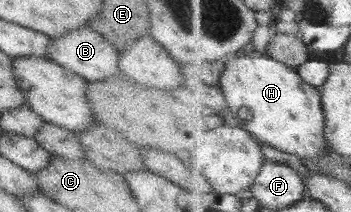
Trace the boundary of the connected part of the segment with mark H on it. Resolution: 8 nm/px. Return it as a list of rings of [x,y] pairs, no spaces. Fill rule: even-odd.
[[[254,50],[249,53],[238,51],[228,58],[225,64],[225,71],[222,71],[217,85],[221,87],[228,101],[232,121],[247,129],[256,139],[280,151],[300,158],[324,157],[324,148],[330,146],[327,144],[326,116],[320,88],[308,84],[296,68],[274,60],[267,53],[262,54]]]

